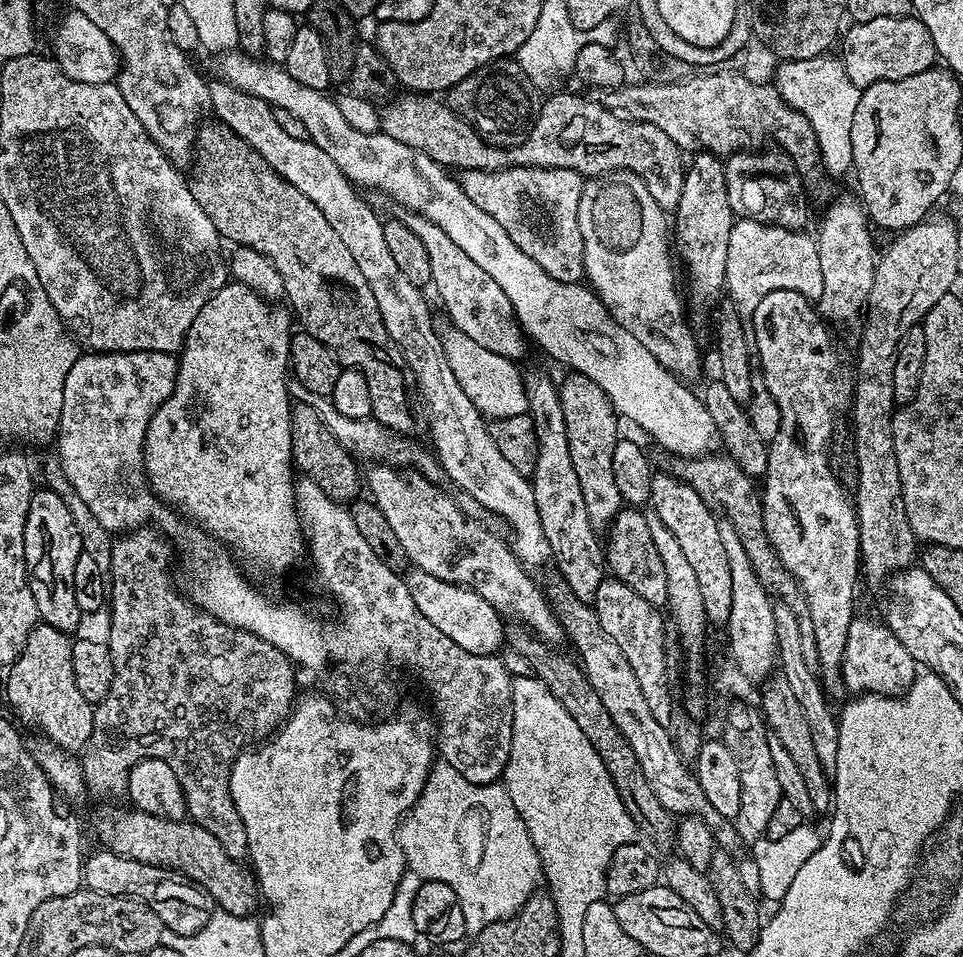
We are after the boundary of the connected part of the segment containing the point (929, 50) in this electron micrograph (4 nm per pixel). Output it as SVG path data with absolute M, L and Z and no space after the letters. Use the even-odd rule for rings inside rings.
M915 15L874 18L870 22L853 23L851 27L852 29L849 32L847 29L842 36L842 63L850 82L854 82L856 88L863 90L872 83L908 78L937 63L934 38Z

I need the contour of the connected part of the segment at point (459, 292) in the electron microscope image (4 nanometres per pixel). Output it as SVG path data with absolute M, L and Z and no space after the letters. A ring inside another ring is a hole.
M408 212L403 221L410 226L410 230L414 230L414 234L418 234L422 246L426 246L426 254L430 257L431 287L436 287L453 326L457 328L455 331L478 342L478 346L496 356L519 361L526 345L526 333L516 320L510 298L506 298L502 286L498 286L498 282L494 282L494 278L490 278L482 266L477 266L466 255L466 250L462 250L462 246L457 246L442 229L434 226L434 222L422 218L417 212Z

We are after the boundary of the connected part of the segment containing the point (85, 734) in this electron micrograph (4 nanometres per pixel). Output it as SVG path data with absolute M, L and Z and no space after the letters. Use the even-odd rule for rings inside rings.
M43 622L37 623L26 638L26 646L22 646L18 658L7 672L8 681L4 684L4 692L8 695L9 706L20 715L19 723L37 728L49 745L55 745L62 752L79 753L90 738L94 705L82 698L78 682L74 682L69 633Z

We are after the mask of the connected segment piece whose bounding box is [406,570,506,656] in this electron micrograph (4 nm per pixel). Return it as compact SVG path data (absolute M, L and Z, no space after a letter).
M412 570L407 573L408 589L412 595L412 604L446 634L446 638L451 638L462 646L462 650L470 650L470 654L482 654L490 656L499 653L504 644L505 621L500 613L486 602L472 588L463 588L450 582L442 582L434 578L434 574L426 574L419 570Z

